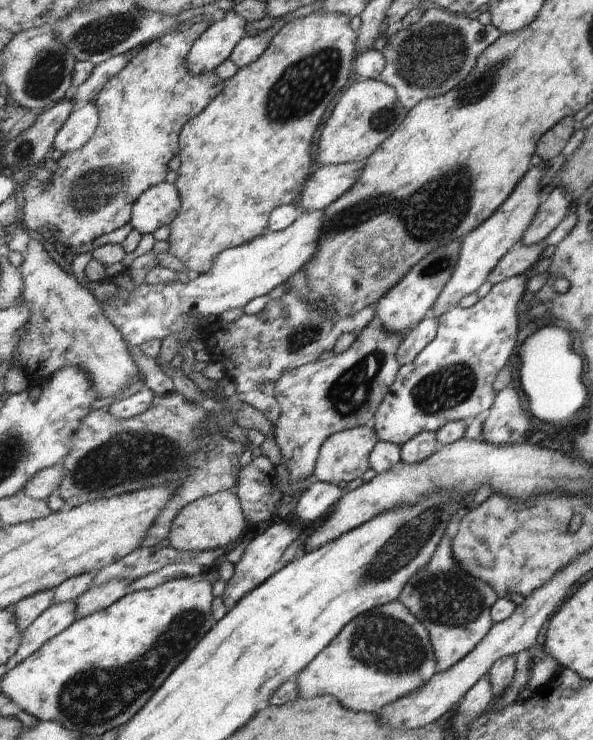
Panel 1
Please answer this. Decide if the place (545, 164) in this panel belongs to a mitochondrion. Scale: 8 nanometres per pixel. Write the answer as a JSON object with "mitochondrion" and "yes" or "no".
{"mitochondrion":"no"}

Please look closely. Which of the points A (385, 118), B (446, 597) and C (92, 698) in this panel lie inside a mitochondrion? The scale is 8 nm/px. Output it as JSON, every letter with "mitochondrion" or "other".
{"A":"mitochondrion","B":"mitochondrion","C":"mitochondrion"}

